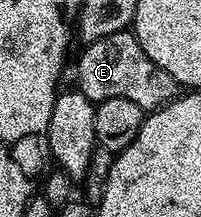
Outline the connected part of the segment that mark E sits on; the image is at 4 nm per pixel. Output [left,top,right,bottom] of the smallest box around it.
[75,32,181,111]

